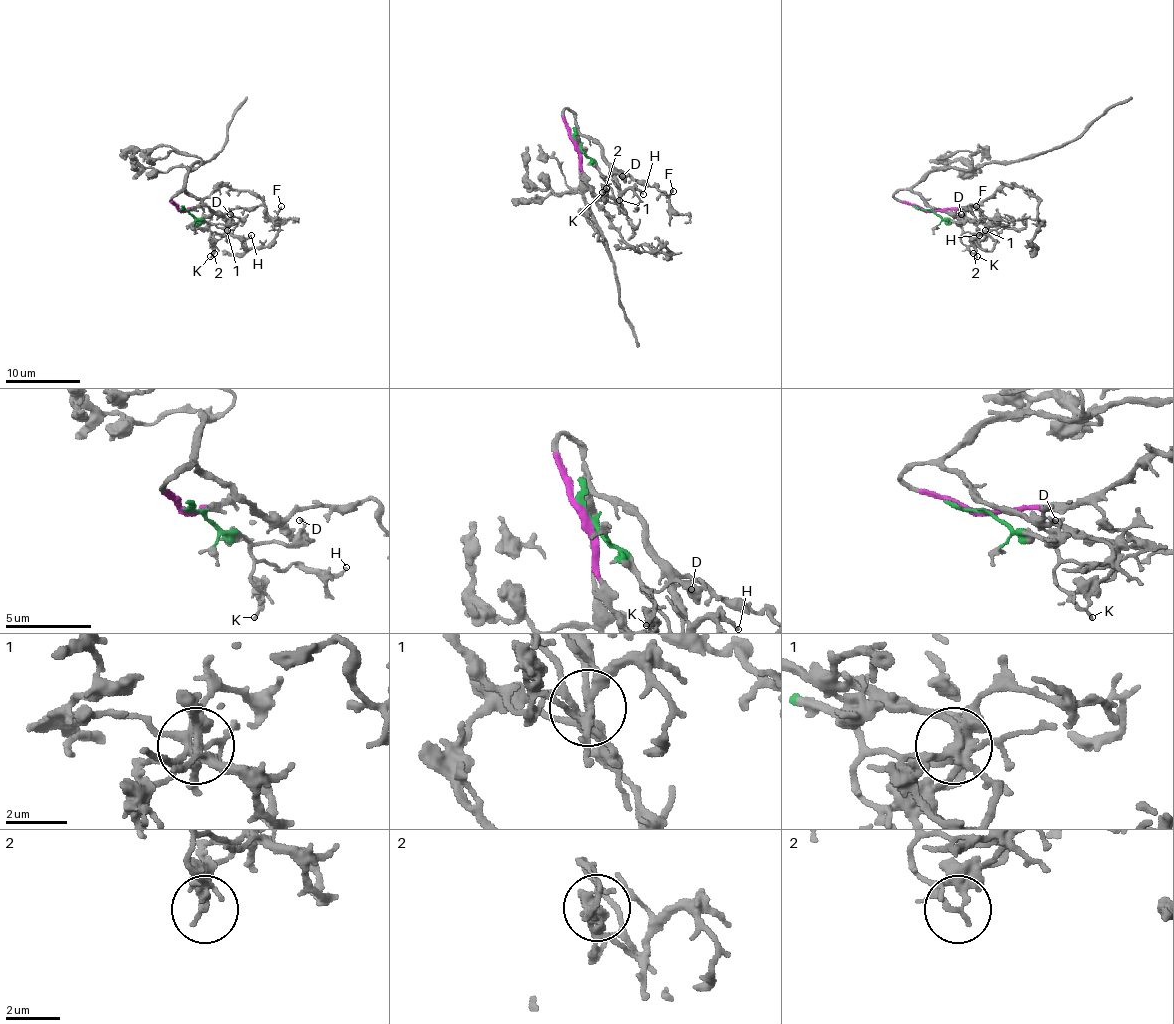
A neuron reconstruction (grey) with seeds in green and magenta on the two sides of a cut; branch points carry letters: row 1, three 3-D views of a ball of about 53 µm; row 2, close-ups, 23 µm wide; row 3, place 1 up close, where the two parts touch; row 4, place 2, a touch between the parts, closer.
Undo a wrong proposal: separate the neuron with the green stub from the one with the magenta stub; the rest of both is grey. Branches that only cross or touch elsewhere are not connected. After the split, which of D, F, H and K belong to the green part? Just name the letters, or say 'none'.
D, K

